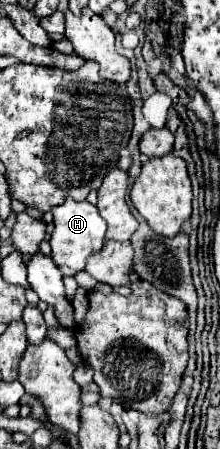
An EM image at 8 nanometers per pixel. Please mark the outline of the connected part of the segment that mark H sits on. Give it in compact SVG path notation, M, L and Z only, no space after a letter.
M66 198L64 204L52 208L54 214L54 232L50 238L50 246L52 246L52 258L58 266L68 266L74 272L84 270L88 258L92 254L96 254L96 250L100 250L100 246L104 244L104 234L106 234L106 222L102 220L100 212L96 210L96 206L92 206L90 202L76 202L72 198Z

